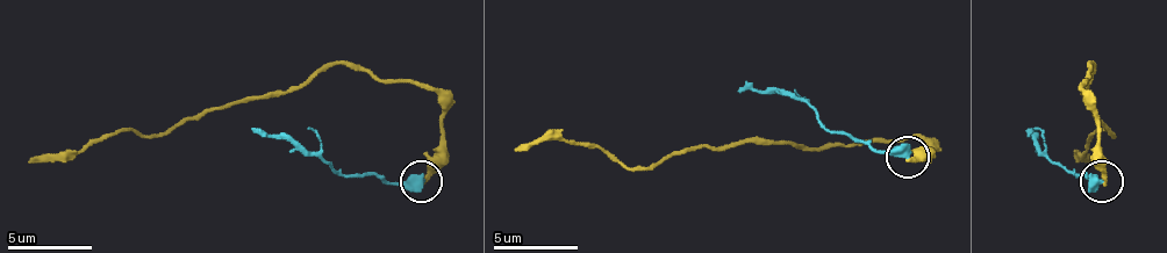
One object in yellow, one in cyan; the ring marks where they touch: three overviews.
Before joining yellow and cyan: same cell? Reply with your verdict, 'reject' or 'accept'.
reject

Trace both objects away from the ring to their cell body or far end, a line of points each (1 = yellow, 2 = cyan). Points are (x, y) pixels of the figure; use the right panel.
1: (1102, 180), (1081, 87), (1089, 65), (1086, 95), (1115, 134), (1089, 138), (1086, 154), (1094, 163)
2: (1102, 180), (1099, 185), (1073, 175), (1035, 142), (1035, 129)

